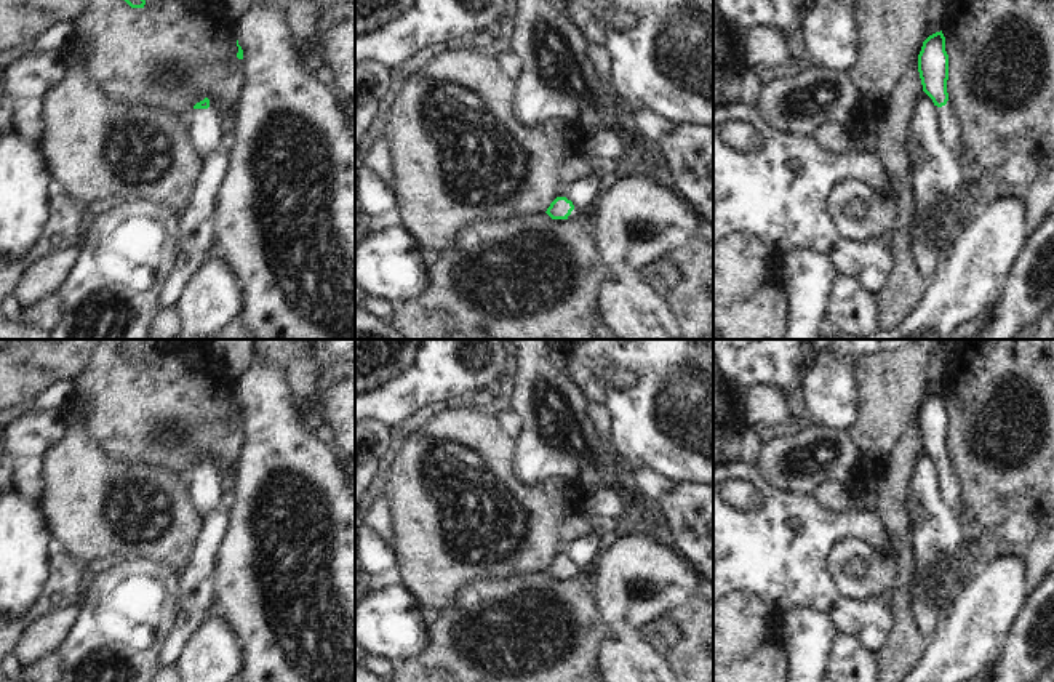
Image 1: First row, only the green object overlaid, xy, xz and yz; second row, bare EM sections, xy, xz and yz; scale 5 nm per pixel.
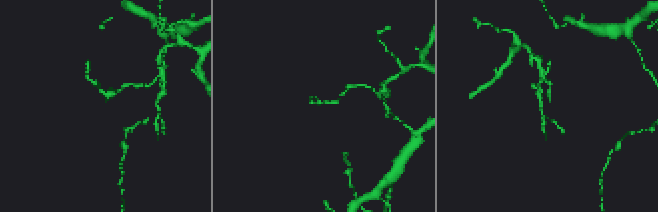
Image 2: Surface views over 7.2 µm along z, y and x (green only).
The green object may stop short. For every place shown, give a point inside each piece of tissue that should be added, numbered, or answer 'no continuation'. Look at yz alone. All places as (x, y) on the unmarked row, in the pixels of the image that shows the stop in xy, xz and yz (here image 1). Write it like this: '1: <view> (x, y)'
1: yz (950, 489)

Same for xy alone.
1: xy (203, 490)

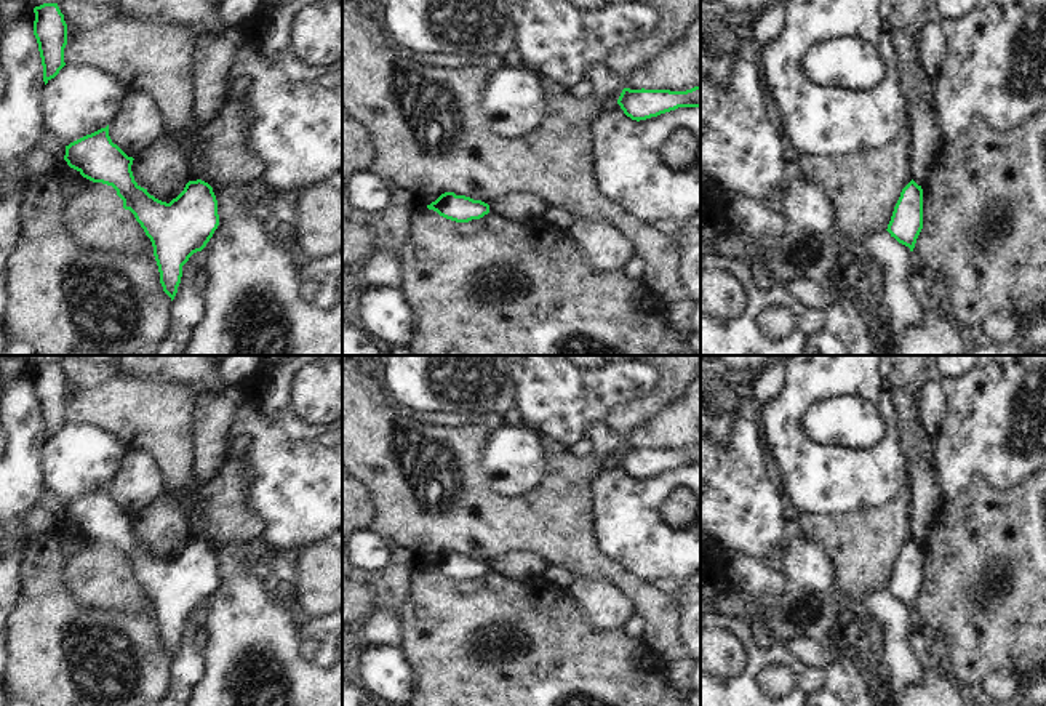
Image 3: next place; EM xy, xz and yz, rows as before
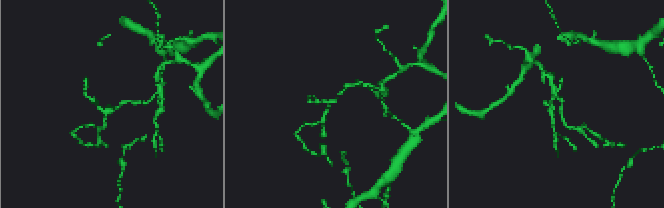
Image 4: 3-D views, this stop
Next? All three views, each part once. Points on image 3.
no continuation

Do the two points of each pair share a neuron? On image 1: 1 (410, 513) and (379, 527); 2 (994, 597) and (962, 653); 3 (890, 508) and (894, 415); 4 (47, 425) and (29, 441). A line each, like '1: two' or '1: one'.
1: two
2: one
3: two
4: one

